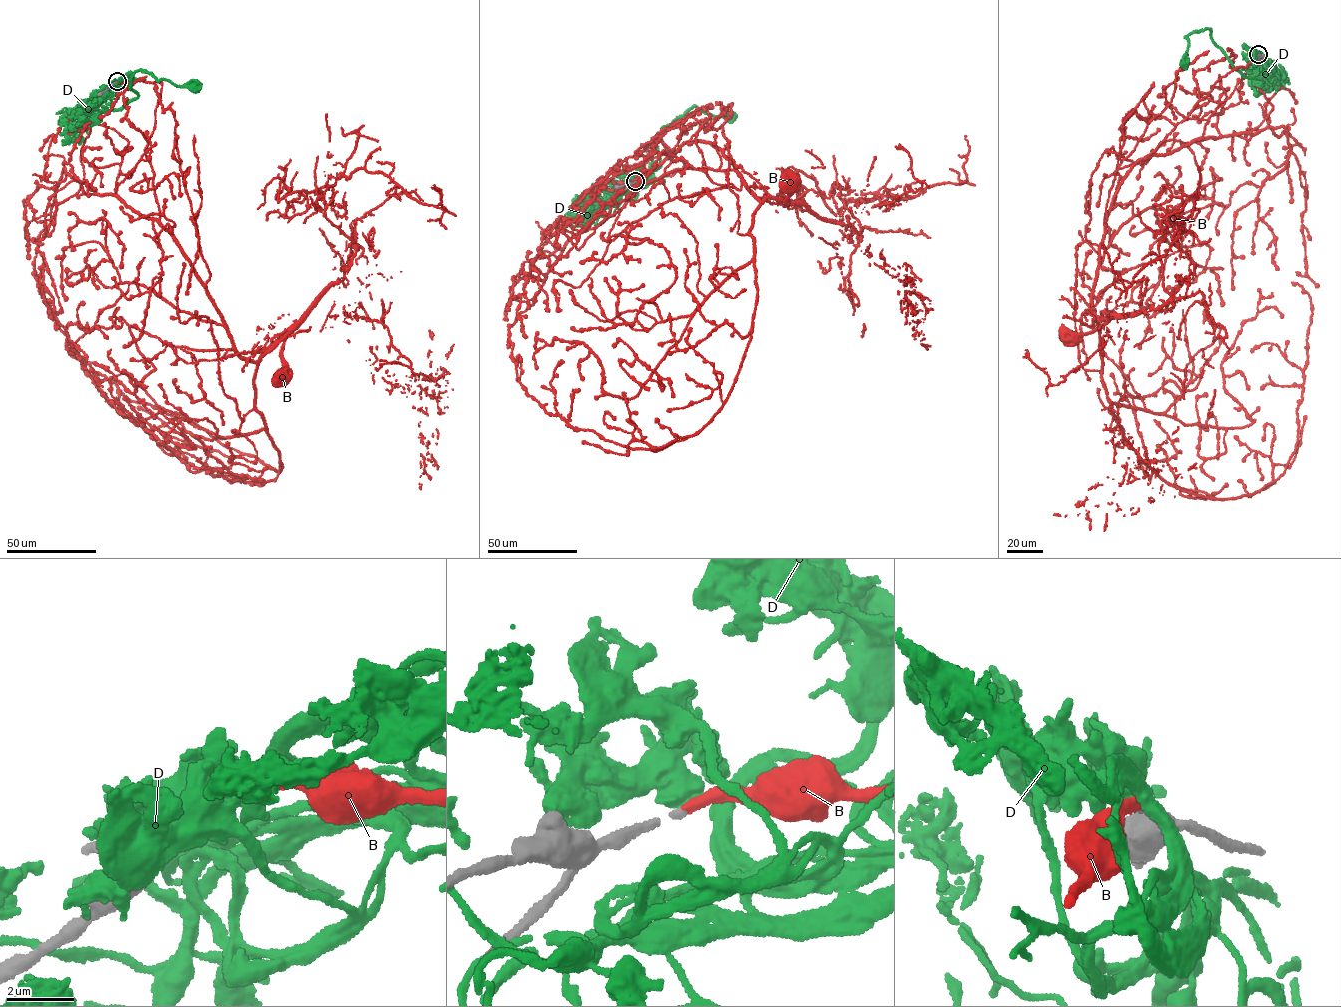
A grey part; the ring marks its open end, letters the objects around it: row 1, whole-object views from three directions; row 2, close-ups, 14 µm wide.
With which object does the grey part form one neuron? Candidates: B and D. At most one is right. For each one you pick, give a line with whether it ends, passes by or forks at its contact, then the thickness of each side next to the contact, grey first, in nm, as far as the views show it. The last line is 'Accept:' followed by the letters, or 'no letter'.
B: it ends; calibres 220 and 360 nm
Accept: B

